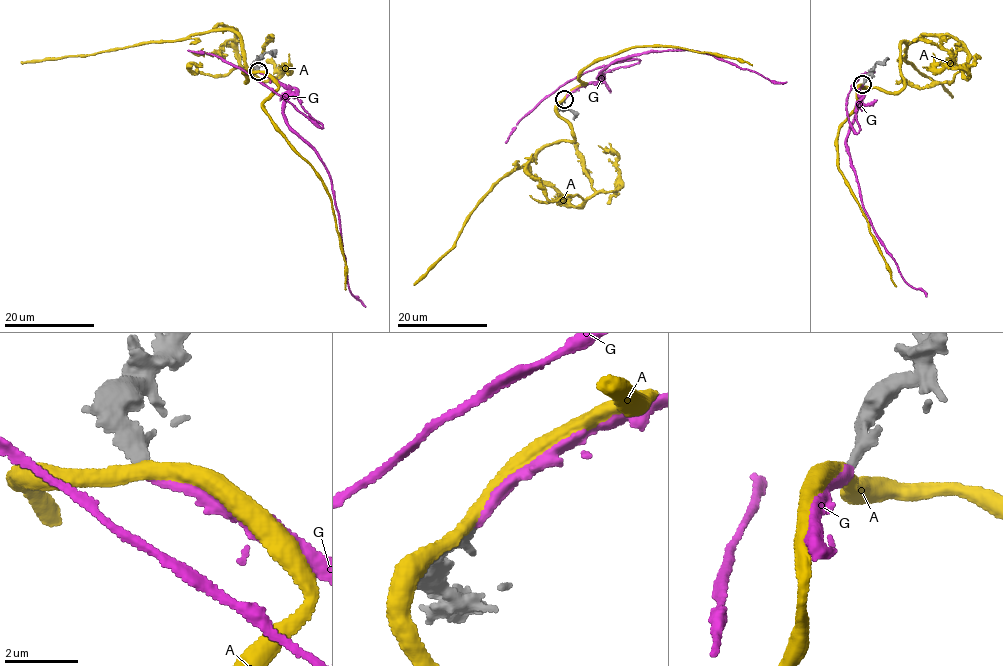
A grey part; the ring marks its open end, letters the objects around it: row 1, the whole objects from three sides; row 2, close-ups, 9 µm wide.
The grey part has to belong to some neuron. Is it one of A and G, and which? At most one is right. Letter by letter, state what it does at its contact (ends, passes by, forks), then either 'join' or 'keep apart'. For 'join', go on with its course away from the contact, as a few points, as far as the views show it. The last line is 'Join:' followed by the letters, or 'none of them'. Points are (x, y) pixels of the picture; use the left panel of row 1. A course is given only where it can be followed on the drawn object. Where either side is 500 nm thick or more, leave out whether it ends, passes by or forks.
A: it passes by; keep apart
G: it ends; join; course (258, 71), (295, 88), (285, 103), (285, 123), (317, 154), (330, 179), (347, 284), (365, 307)
Join: G

